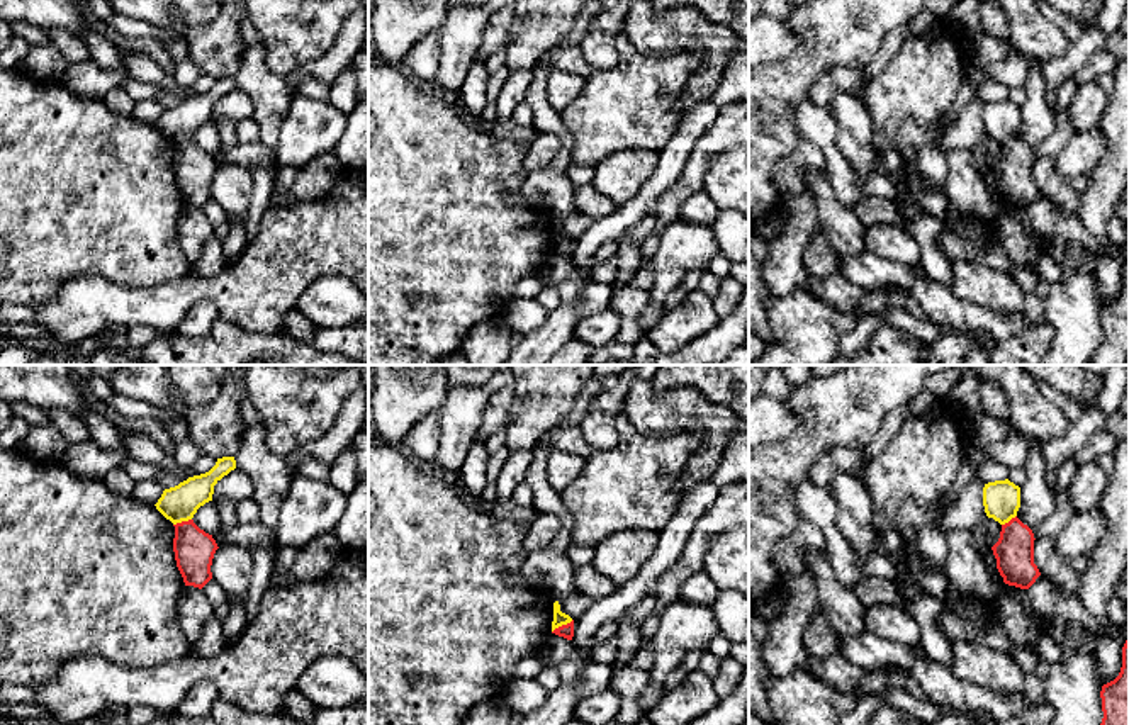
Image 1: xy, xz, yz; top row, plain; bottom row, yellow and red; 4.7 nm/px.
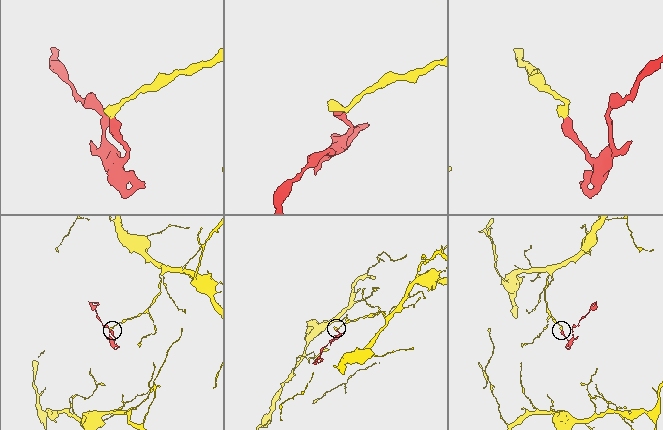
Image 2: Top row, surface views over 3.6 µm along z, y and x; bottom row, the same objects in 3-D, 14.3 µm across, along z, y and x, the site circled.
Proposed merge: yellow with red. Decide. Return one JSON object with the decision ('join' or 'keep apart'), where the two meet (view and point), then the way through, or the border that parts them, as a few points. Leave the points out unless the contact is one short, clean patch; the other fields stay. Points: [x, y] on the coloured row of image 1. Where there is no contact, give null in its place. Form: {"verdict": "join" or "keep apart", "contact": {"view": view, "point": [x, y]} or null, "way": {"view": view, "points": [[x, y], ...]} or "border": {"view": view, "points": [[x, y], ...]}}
{"verdict": "keep apart", "contact": {"view": "xz", "point": [562, 623]}, "border": {"view": "xz", "points": [[572, 620], [552, 632]]}}

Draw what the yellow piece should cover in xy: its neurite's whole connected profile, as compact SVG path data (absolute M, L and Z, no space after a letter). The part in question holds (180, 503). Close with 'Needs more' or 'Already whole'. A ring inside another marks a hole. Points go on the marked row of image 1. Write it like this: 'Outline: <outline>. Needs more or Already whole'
Outline: M234 457L217 458L209 472L188 477L178 486L165 489L154 506L173 525L188 521L200 506L212 501L214 486L234 469Z. Already whole

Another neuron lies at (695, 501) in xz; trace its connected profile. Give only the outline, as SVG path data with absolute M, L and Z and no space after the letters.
M701 482L684 491L676 513L657 533L657 547L643 569L625 586L618 586L611 596L594 601L574 620L572 642L584 650L584 667L593 662L589 640L596 630L608 620L618 621L626 610L638 604L655 586L657 579L679 560L698 520L716 501L716 496L718 489L711 482Z

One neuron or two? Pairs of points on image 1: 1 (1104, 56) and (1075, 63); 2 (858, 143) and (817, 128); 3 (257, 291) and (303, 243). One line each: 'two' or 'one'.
1: two
2: two
3: one

